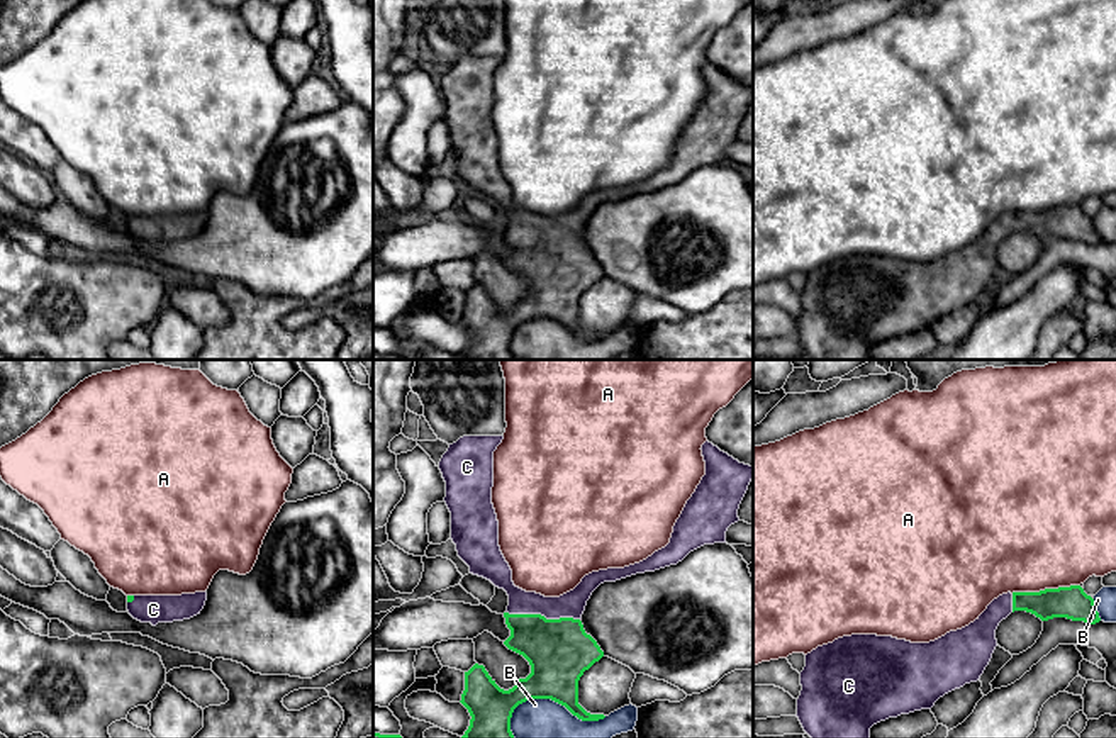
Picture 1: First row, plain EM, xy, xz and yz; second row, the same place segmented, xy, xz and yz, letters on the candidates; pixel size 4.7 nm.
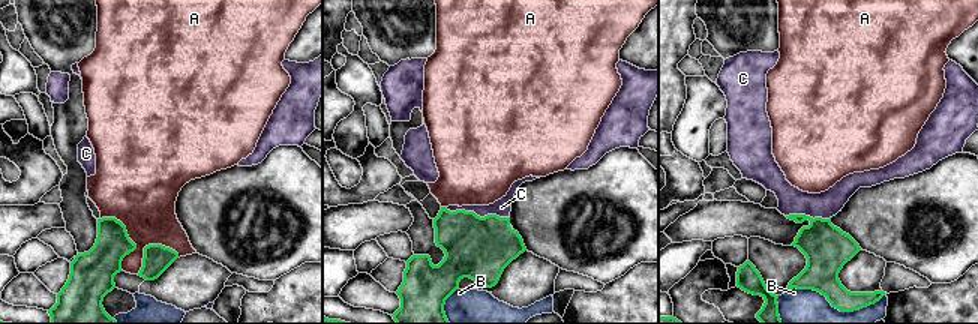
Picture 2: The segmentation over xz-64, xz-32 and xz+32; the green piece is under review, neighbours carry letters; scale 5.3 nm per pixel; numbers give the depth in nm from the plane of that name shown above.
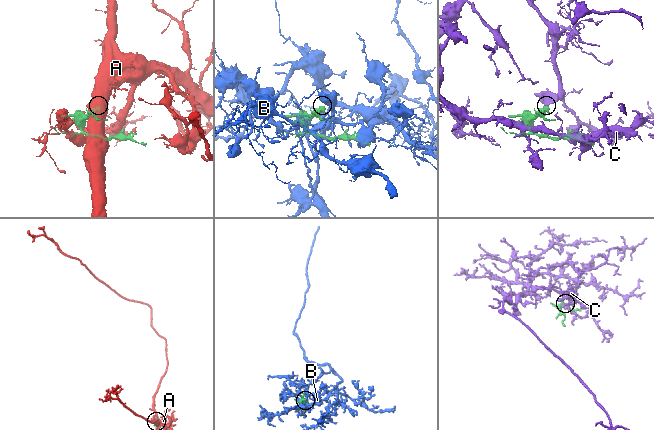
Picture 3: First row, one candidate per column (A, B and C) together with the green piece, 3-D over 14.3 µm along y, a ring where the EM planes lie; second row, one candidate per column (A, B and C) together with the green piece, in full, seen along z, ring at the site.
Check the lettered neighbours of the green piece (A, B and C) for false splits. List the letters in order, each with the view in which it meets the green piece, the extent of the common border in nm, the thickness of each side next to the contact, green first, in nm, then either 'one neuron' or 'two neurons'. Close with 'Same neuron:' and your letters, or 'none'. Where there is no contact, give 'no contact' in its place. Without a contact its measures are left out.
A: yz | 340 nm | 160/500 nm | two neurons
B: xz | 460 nm | 300/190 nm | two neurons
C: xz | 360 nm | 300/130 nm | one neuron
Same neuron: C

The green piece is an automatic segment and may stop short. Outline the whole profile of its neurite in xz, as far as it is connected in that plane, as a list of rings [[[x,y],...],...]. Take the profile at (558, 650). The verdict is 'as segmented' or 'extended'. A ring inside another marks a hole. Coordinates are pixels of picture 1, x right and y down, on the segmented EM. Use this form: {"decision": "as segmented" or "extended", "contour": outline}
{"decision": "extended", "contour": [[[463,436],[449,444],[439,461],[439,470],[446,482],[444,502],[451,512],[451,540],[456,545],[458,556],[470,567],[470,573],[490,580],[509,595],[509,606],[504,612],[511,636],[504,645],[522,655],[531,674],[519,679],[517,684],[504,690],[488,675],[483,665],[475,663],[465,672],[465,690],[461,704],[468,709],[472,719],[461,738],[514,738],[511,718],[514,709],[531,699],[551,699],[565,706],[582,721],[599,721],[604,714],[590,714],[578,704],[578,680],[585,670],[604,657],[597,641],[585,633],[582,614],[592,592],[604,582],[616,582],[636,573],[655,572],[682,562],[690,551],[714,543],[726,543],[726,531],[738,523],[738,509],[753,480],[753,467],[739,463],[712,443],[702,444],[706,475],[687,500],[680,517],[673,526],[670,543],[655,551],[646,560],[624,567],[607,568],[585,575],[582,582],[560,597],[544,597],[536,592],[526,592],[514,585],[512,570],[499,546],[499,521],[492,504],[494,487],[494,451],[504,436]]]}

